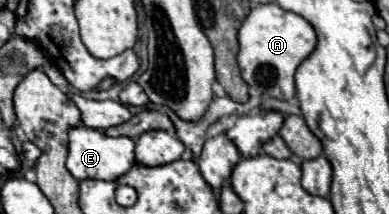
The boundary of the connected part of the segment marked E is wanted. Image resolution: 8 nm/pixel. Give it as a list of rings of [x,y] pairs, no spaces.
[[[76,127],[70,131],[70,143],[68,143],[68,171],[78,179],[102,179],[102,181],[116,181],[124,173],[130,171],[134,165],[134,141],[130,137],[106,137],[98,129],[88,127]]]

